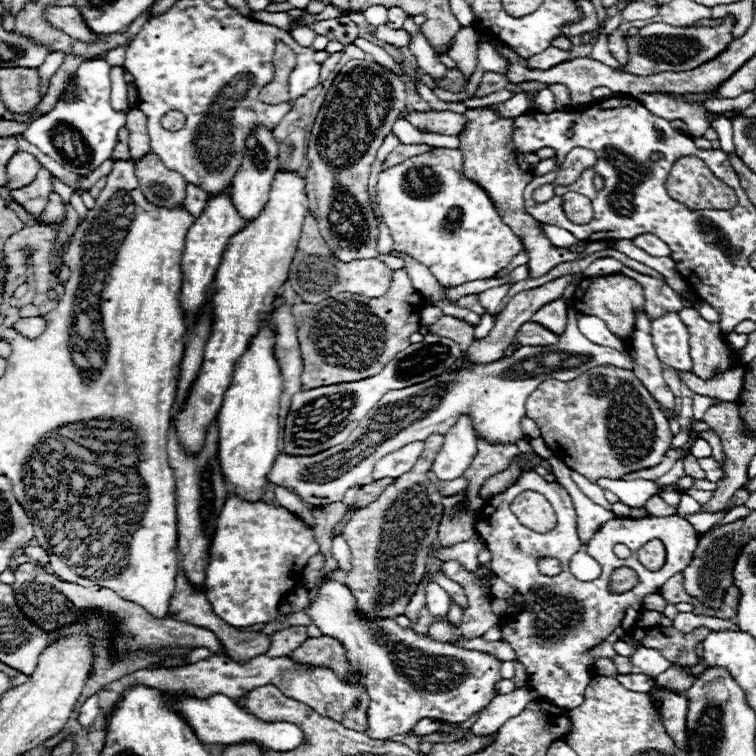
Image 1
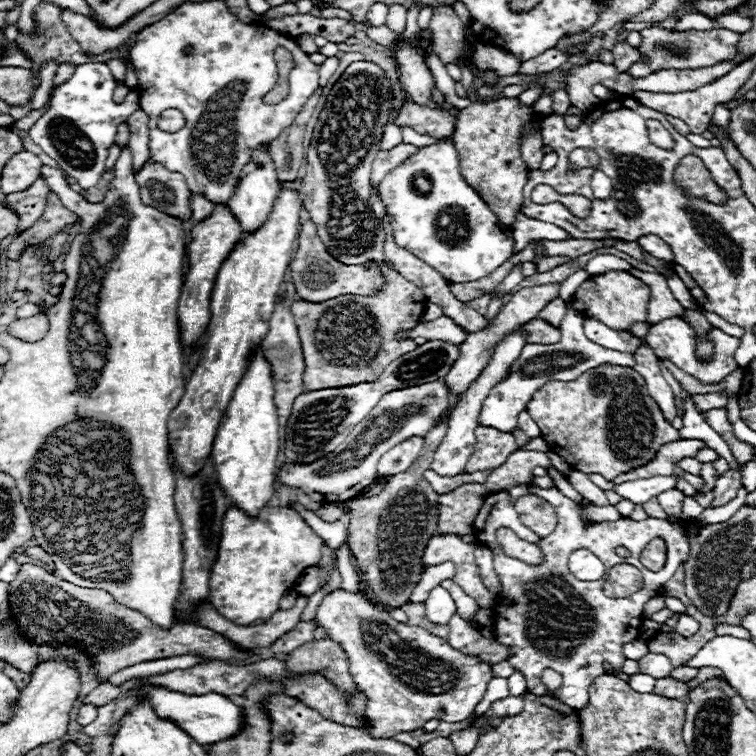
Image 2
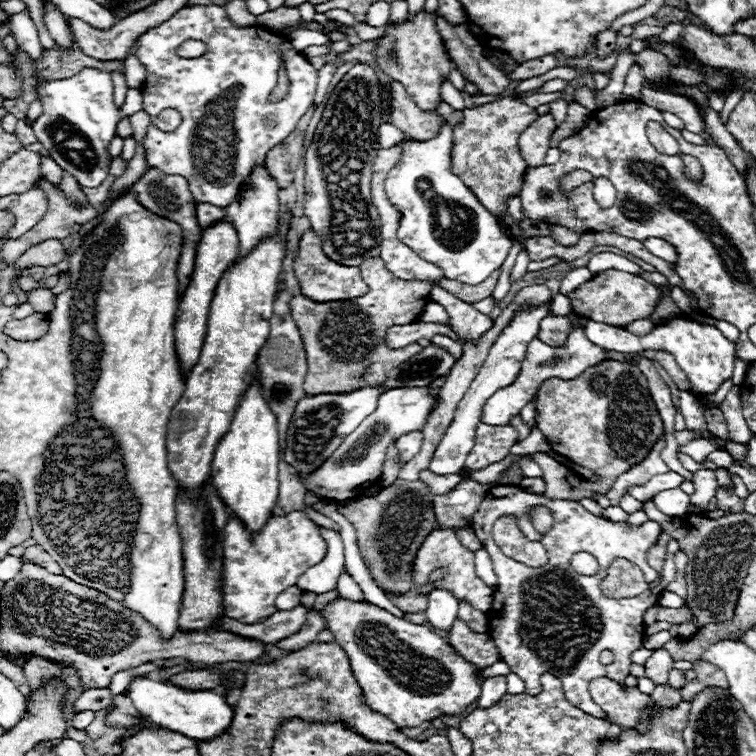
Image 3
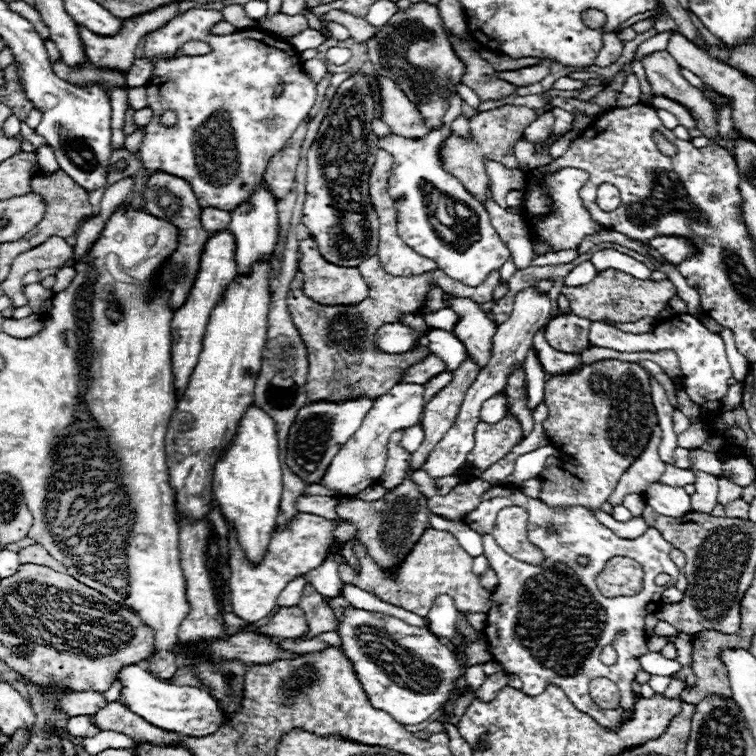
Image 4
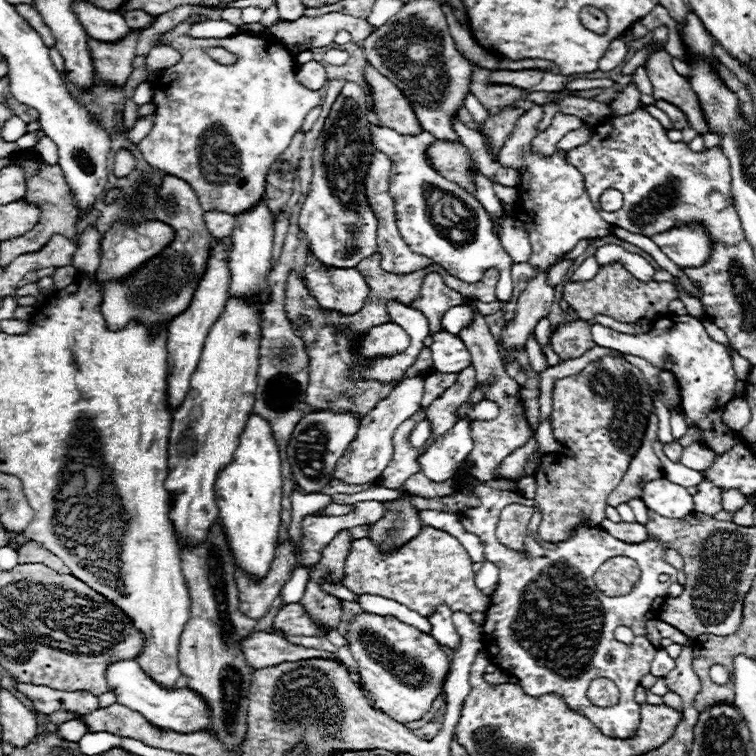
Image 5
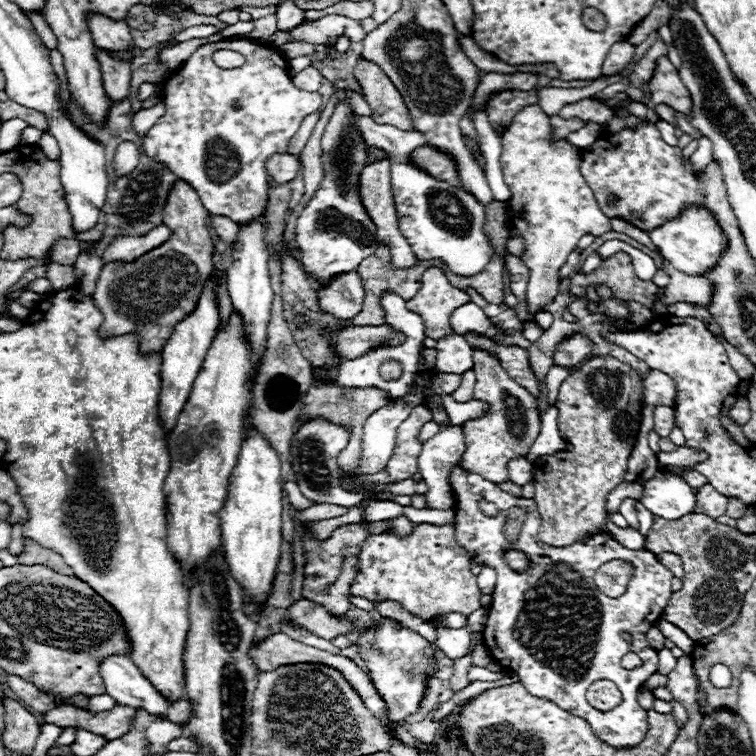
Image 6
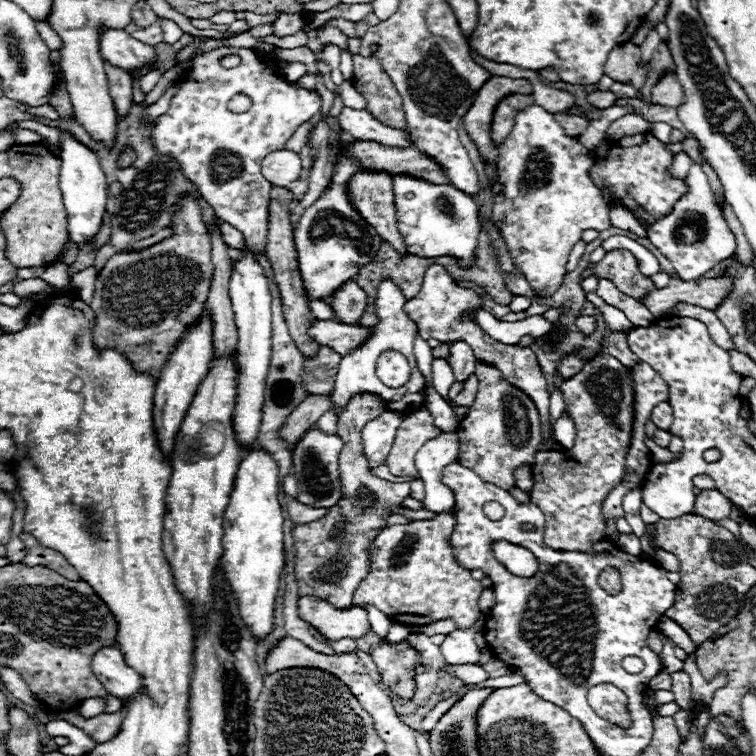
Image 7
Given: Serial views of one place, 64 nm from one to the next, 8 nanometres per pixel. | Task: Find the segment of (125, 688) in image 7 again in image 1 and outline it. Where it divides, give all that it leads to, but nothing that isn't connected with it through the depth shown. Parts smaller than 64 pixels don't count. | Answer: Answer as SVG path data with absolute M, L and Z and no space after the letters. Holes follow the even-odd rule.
M214 694L204 700L202 698L172 698L170 706L186 718L190 728L194 728L196 736L204 744L238 744L238 742L254 740L262 744L264 750L294 750L304 742L304 734L298 726L288 724L288 722L276 722L276 724L264 722L244 712L242 708L234 704L232 698L222 696L222 694Z

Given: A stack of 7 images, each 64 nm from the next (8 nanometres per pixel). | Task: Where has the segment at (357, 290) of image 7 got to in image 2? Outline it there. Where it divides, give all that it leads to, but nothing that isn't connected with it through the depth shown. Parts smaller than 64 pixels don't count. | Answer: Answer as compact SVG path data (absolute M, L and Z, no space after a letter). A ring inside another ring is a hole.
M310 220L302 224L300 236L298 236L298 254L296 254L296 260L290 262L290 268L292 268L292 280L294 280L298 296L308 302L324 302L324 300L338 298L344 294L354 294L354 296L372 294L376 288L380 288L384 284L380 270L376 266L368 266L368 264L346 266L346 264L340 264L338 260L334 260L326 252L324 244L318 238L316 228Z

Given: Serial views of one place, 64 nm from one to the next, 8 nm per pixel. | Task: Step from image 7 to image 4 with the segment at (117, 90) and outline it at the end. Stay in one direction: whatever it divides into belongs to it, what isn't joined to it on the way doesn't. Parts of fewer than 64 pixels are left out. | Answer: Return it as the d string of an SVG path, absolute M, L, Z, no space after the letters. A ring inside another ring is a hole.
M170 4L170 6L158 8L156 12L140 14L136 20L124 20L122 30L120 30L116 36L110 36L110 38L98 36L98 34L94 34L94 32L90 32L90 30L86 30L86 28L80 26L80 38L82 38L82 42L84 42L84 50L86 50L88 60L90 60L94 66L98 66L98 68L120 70L120 72L124 72L124 74L130 72L130 68L132 68L132 64L134 64L134 50L136 50L138 42L142 40L142 36L146 36L148 32L152 32L152 30L160 28L162 24L166 24L166 22L174 16L176 10L178 10L178 4Z

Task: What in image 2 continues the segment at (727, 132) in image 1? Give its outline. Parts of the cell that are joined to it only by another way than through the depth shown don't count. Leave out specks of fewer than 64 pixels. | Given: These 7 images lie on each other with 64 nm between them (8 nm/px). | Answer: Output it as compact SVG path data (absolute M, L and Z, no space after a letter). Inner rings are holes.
M716 104L714 108L714 116L712 116L714 124L722 126L722 128L728 128L728 120L730 120L730 110L726 110L722 104Z

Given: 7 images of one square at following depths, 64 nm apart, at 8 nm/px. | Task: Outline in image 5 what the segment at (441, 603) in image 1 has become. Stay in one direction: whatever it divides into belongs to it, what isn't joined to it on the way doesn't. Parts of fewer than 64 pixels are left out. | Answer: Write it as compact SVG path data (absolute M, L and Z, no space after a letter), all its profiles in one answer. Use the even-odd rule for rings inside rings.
M442 604L428 620L432 624L434 640L438 640L438 644L448 650L456 650L460 644L460 636L452 624L452 610L446 604Z

